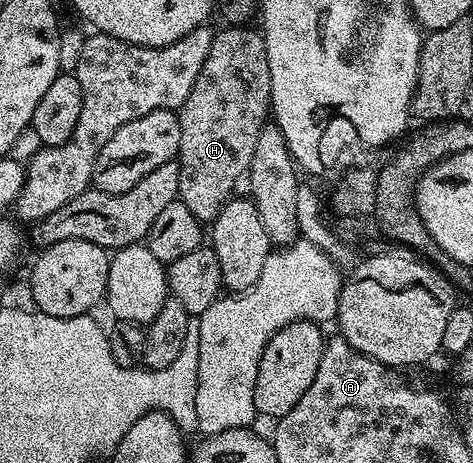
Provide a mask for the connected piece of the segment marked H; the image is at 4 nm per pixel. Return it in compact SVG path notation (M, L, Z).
M224 26L221 32L217 31L212 37L212 45L210 46L210 54L206 54L206 62L202 62L202 70L198 74L198 78L194 82L194 90L190 90L190 98L186 98L186 102L178 109L180 118L180 129L182 130L182 142L180 143L180 155L178 163L180 166L180 199L186 206L190 206L190 214L194 214L194 218L198 218L201 222L211 222L215 220L216 215L224 209L224 205L228 203L232 192L236 188L236 183L245 179L250 162L254 158L254 145L258 142L258 134L262 134L262 126L269 123L270 109L272 106L272 83L270 82L270 62L266 54L266 46L264 45L264 37L259 31L255 32L252 26Z

